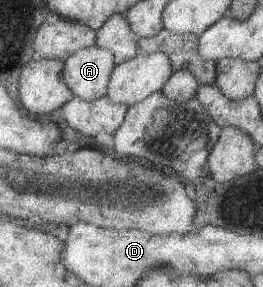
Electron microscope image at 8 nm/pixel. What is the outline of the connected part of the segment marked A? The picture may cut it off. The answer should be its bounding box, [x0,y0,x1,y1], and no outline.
[65,46,116,101]

